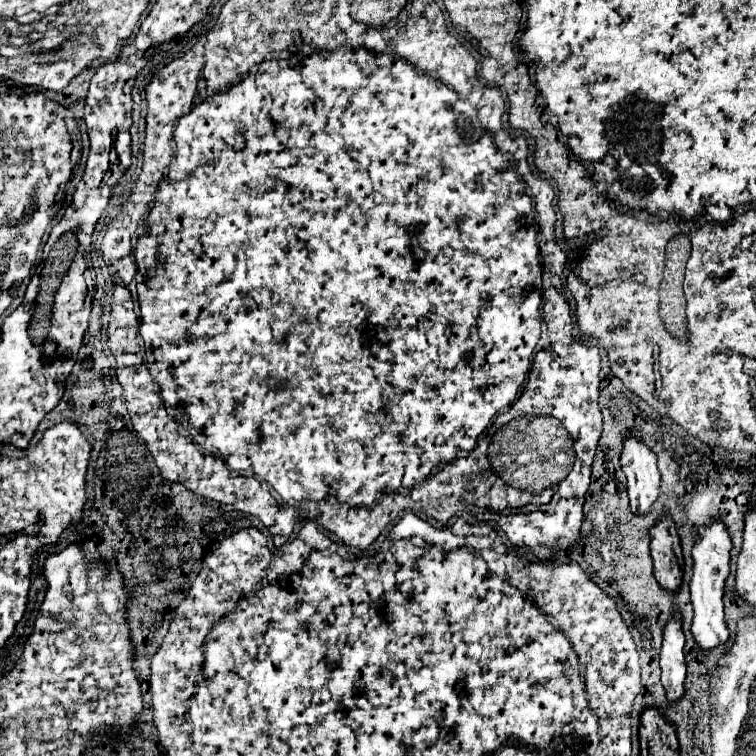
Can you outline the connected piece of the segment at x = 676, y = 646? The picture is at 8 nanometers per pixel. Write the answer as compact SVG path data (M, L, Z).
M673 618L663 632L661 648L661 684L669 702L677 702L685 694L685 636L681 630L681 618Z

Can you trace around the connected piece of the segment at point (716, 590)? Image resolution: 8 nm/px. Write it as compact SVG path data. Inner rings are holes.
M715 520L707 528L699 528L699 534L701 538L693 548L695 566L691 576L691 604L695 616L691 624L691 634L701 652L711 652L729 640L729 630L723 614L723 584L729 574L729 550L733 548L733 544L721 520Z

